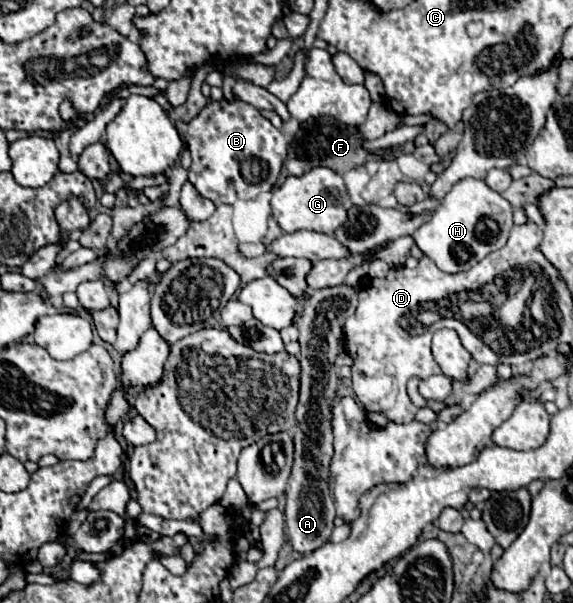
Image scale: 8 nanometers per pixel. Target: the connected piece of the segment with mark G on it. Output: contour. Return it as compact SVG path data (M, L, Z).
M315 167L301 177L287 177L281 187L273 191L271 197L271 211L275 221L285 233L293 233L299 229L319 231L331 235L339 225L345 223L347 211L351 207L349 193L345 189L343 177L327 167Z

